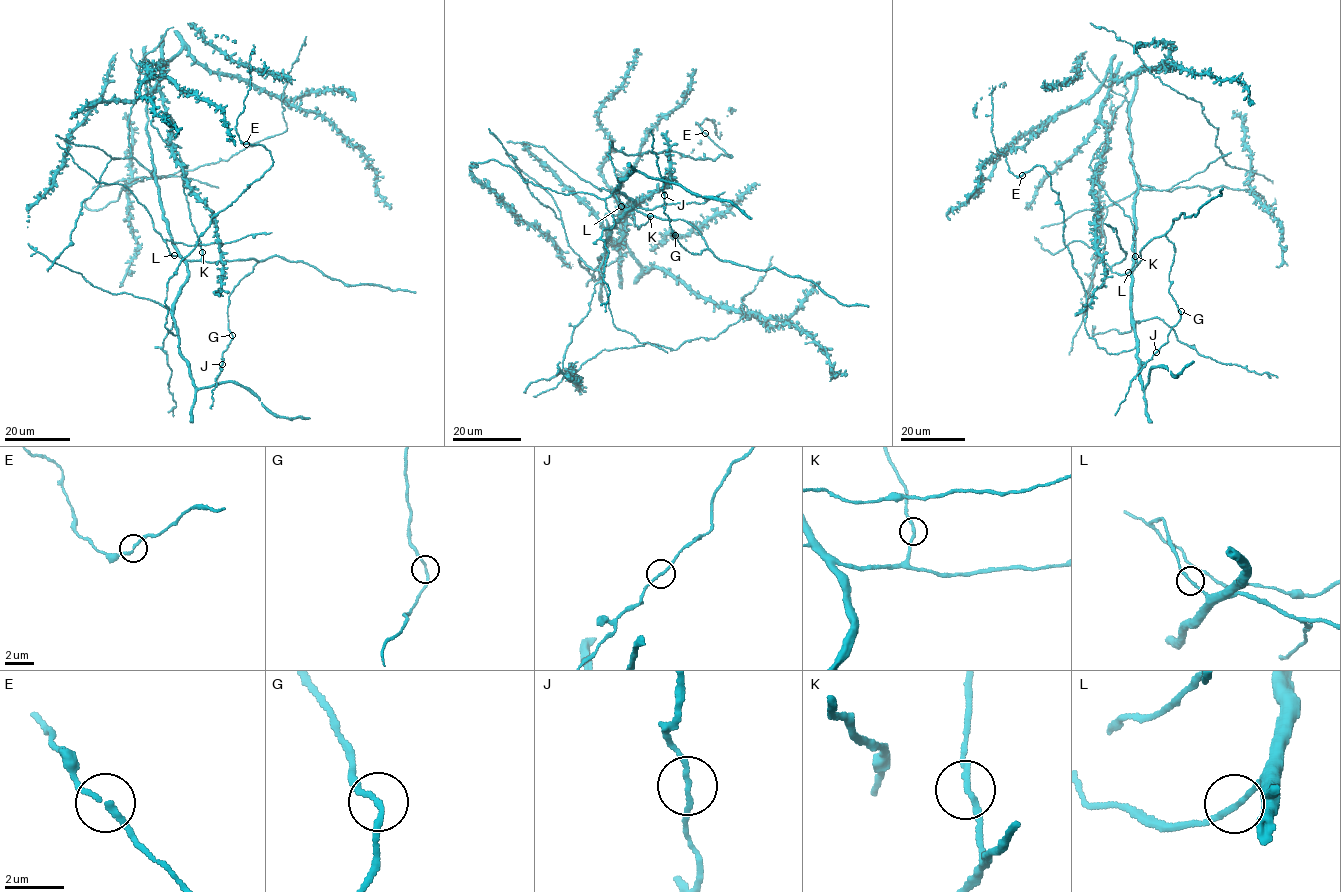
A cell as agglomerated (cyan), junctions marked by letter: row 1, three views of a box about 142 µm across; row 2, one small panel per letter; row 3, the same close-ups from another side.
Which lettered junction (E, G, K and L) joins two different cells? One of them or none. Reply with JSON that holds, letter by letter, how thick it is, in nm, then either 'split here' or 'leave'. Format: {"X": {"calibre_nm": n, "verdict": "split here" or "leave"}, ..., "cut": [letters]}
{"E": {"calibre_nm": 180, "verdict": "leave"}, "G": {"calibre_nm": 170, "verdict": "leave"}, "K": {"calibre_nm": 180, "verdict": "leave"}, "L": {"calibre_nm": 180, "verdict": "leave"}, "cut": []}

